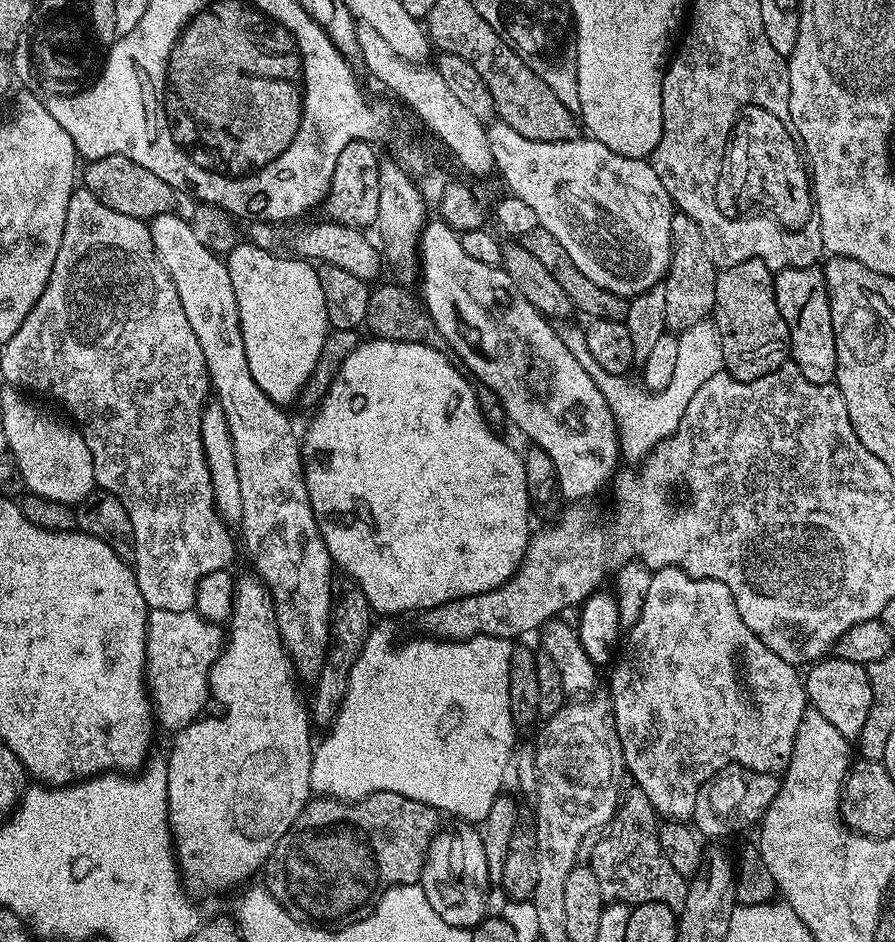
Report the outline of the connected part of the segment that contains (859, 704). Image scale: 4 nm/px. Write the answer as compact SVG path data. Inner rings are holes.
M821 658L815 661L807 672L803 681L809 705L816 708L818 714L822 714L822 718L827 718L834 725L837 737L859 736L862 726L866 723L866 714L870 714L872 705L867 667L835 658Z

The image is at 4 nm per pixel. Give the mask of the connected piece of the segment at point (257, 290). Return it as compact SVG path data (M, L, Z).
M247 242L236 243L226 255L226 263L230 274L230 282L234 282L234 298L238 298L238 318L242 326L242 346L246 348L246 362L250 362L250 375L254 377L254 382L258 382L258 386L262 390L262 394L266 394L266 398L270 398L274 403L281 406L291 405L298 398L302 386L306 386L314 366L318 366L318 354L322 354L322 342L326 342L330 331L328 315L326 314L326 298L322 298L322 286L318 283L316 268L309 261L293 258L288 254L267 252Z

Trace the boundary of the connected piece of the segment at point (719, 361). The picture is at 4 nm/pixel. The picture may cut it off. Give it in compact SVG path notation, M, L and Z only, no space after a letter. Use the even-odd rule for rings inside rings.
M711 319L694 322L694 326L679 333L678 363L674 369L674 378L670 378L670 382L666 382L666 386L657 392L649 392L639 383L631 384L627 375L606 374L606 370L602 370L602 365L593 358L589 349L574 358L582 365L582 370L594 378L594 386L602 390L602 398L606 398L616 419L616 430L620 434L620 455L625 461L629 460L632 466L639 465L656 445L674 435L682 422L686 406L690 406L690 398L694 398L699 388L724 367L720 335Z

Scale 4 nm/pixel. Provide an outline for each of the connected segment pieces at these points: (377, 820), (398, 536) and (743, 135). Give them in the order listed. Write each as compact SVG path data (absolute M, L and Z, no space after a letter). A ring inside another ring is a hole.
M375 792L364 797L363 800L349 802L347 800L338 800L335 798L312 798L309 799L308 807L304 813L292 823L290 830L282 834L278 846L268 855L268 863L262 869L263 887L267 888L268 893L284 907L287 912L292 913L297 918L307 918L311 923L317 926L343 926L353 924L356 920L363 920L369 912L372 911L375 903L380 898L380 893L394 884L419 884L420 875L428 862L428 848L432 845L432 840L437 832L441 831L442 823L441 813L435 808L426 806L422 802L414 802L402 794L393 792Z
M412 338L406 342L365 339L346 358L346 362L342 362L330 390L311 413L313 416L308 429L302 432L304 481L320 533L325 546L328 547L328 554L332 558L333 565L339 571L341 568L352 579L349 581L360 588L362 594L366 594L368 605L376 614L380 612L385 612L388 616L396 616L399 612L420 614L451 600L501 588L514 575L516 568L522 562L524 551L528 548L530 505L523 455L519 451L516 453L502 437L495 436L488 429L488 424L484 421L484 412L476 401L476 392L468 385L469 377L447 355L444 357L440 350L431 344L418 344Z
M744 108L732 128L723 167L716 184L716 204L725 216L735 217L740 209L747 209L744 207L758 203L789 229L798 229L813 219L814 201L810 174L802 159L797 137L785 121L770 114L769 110Z

